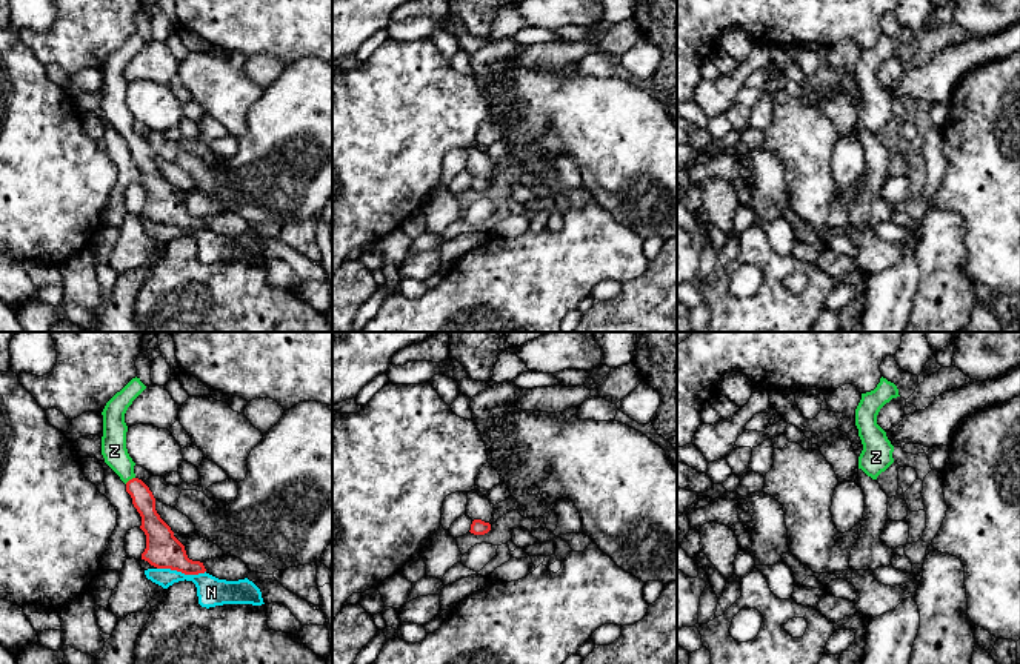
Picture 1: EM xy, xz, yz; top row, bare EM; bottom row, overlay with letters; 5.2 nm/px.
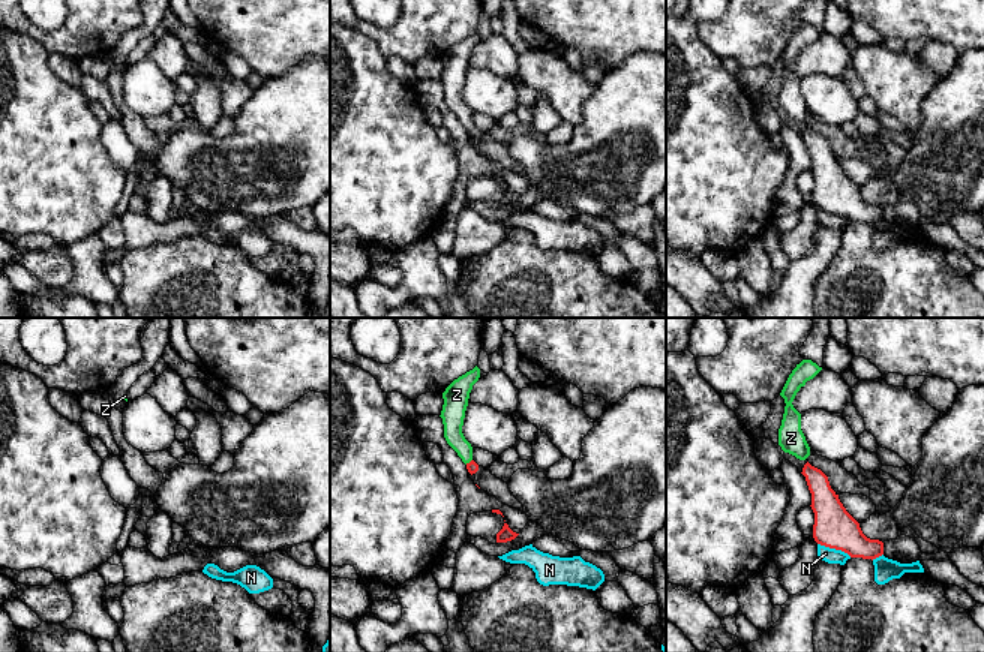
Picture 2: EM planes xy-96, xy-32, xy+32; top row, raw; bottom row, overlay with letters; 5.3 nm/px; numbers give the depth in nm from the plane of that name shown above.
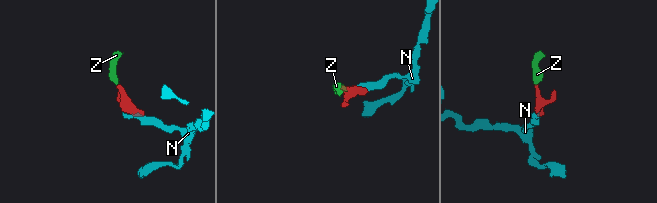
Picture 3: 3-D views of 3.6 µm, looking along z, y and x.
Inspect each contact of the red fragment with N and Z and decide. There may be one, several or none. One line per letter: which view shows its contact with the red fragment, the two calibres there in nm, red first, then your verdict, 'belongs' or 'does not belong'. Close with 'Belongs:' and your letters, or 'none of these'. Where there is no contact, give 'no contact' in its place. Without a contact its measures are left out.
N: xy | 190/150 nm | does not belong
Z: xy | 120/130 nm | belongs
Belongs: Z

